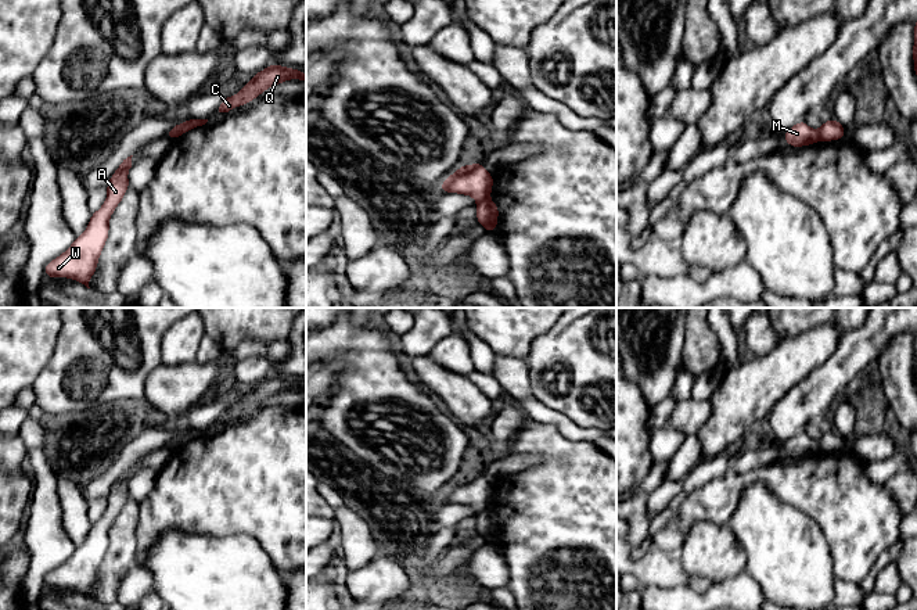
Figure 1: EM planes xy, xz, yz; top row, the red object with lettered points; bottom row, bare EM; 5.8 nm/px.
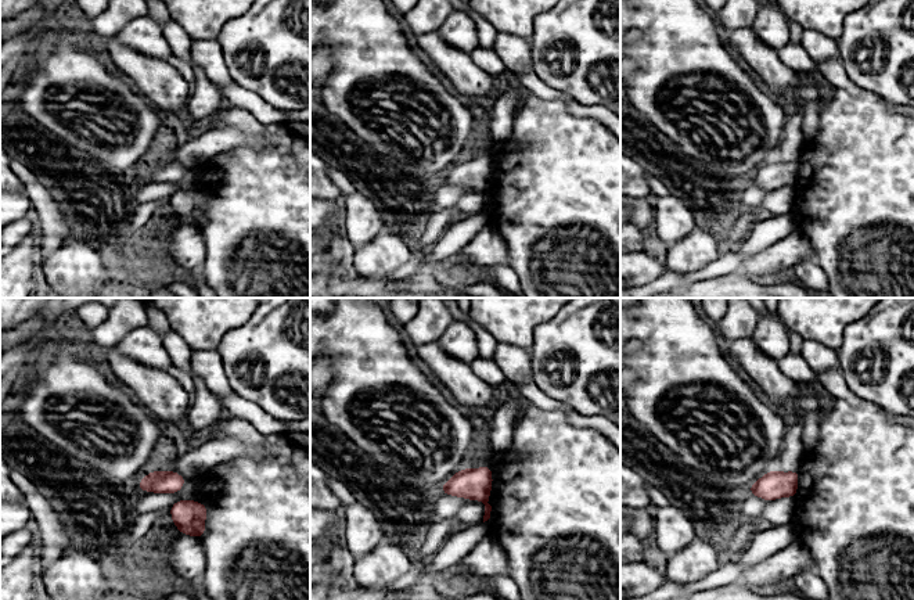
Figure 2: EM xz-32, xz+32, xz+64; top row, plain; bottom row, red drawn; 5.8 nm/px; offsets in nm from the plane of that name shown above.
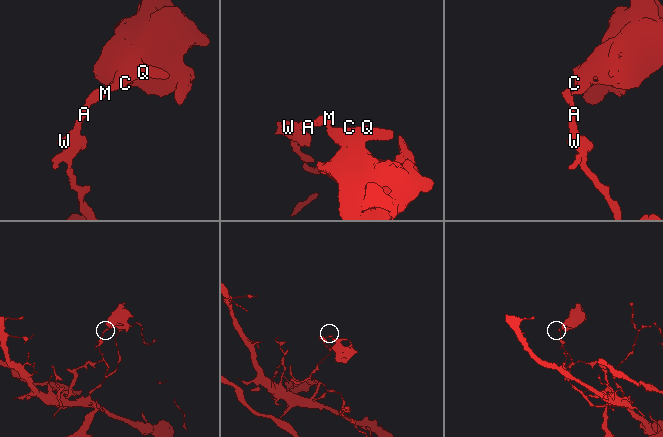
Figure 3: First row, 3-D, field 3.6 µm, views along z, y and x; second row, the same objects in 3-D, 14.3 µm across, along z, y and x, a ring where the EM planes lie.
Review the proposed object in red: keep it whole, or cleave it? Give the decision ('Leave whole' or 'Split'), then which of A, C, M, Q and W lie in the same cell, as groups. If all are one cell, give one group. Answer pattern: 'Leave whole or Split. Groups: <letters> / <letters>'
Split. Groups: A M W / C Q

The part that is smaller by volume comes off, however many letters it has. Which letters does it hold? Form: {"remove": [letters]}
{"remove": ["C", "Q"]}

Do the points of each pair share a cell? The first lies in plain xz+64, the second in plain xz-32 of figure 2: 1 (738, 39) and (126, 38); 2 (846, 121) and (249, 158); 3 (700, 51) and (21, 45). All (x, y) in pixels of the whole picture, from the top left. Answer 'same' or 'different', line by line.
1: different
2: same
3: different

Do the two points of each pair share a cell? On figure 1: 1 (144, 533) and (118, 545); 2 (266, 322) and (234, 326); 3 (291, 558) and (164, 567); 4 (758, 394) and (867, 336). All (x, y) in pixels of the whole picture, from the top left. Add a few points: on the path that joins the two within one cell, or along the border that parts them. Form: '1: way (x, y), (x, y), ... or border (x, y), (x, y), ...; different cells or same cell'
1: border (139, 505), (135, 560); different cells
2: way (258, 322), (243, 322); same cell
3: border (248, 534), (259, 544), (284, 577); different cells
4: border (842, 336), (837, 348), (805, 376); different cells

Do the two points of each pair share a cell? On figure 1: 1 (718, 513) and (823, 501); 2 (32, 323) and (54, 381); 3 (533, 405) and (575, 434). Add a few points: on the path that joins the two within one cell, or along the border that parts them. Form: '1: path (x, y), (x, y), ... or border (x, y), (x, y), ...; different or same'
1: path (739, 485), (750, 477), (777, 477), (795, 483); same
2: border (60, 332), (54, 352), (32, 387); different
3: path (543, 415), (557, 419), (565, 426); same

